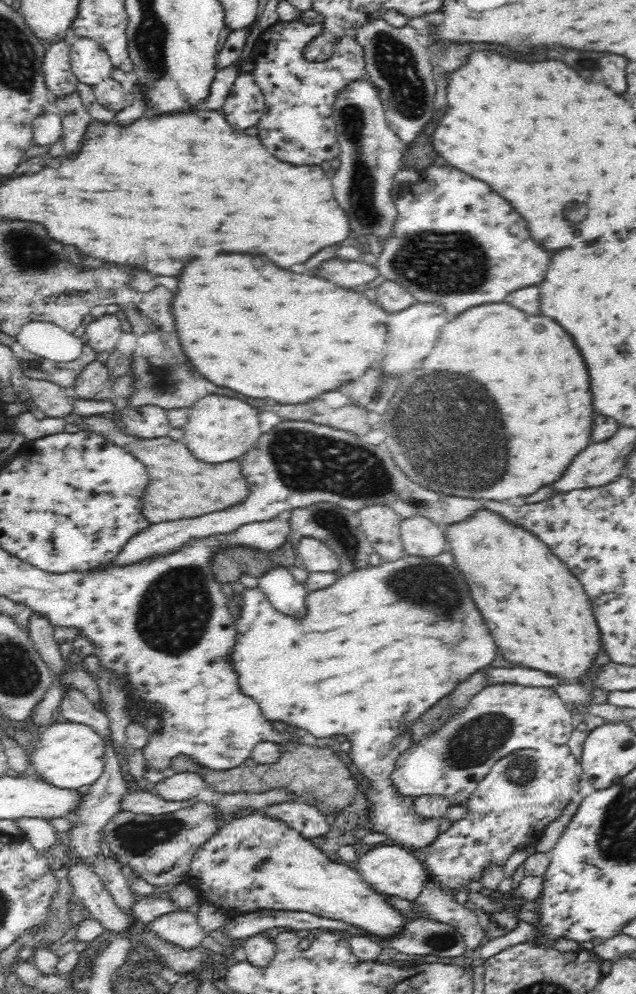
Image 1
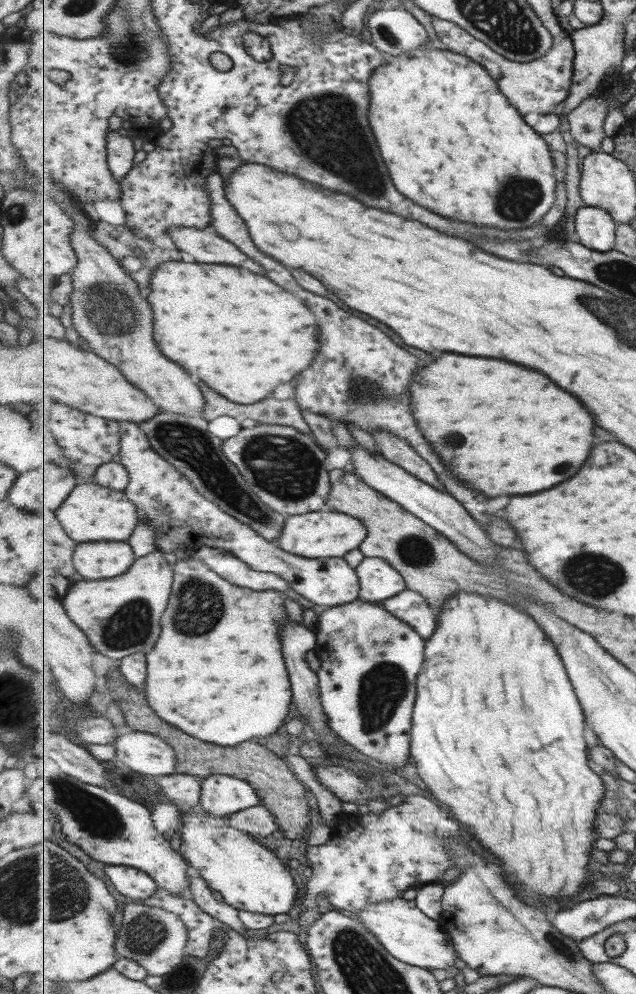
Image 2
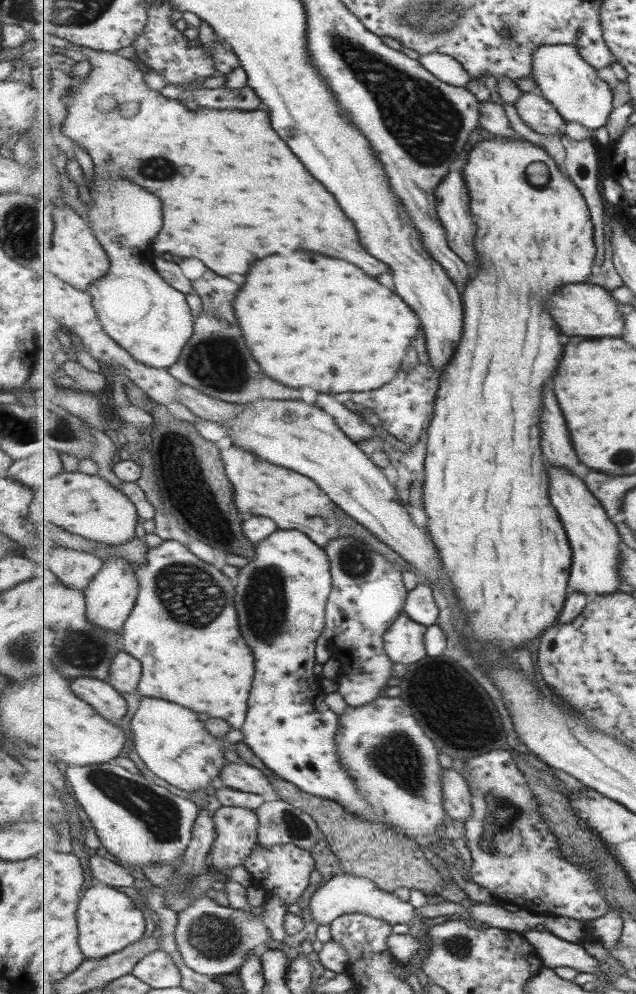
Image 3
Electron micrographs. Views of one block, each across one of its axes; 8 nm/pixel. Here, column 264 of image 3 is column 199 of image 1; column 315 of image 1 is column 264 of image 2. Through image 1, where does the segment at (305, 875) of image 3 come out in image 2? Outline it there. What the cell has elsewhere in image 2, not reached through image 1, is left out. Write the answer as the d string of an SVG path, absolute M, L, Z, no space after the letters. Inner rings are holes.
M201 806L180 809L180 817L181 854L189 862L190 870L203 877L211 890L219 892L225 903L240 912L289 915L299 888L290 868L275 851L259 844L248 831L229 825L227 817L217 818Z

